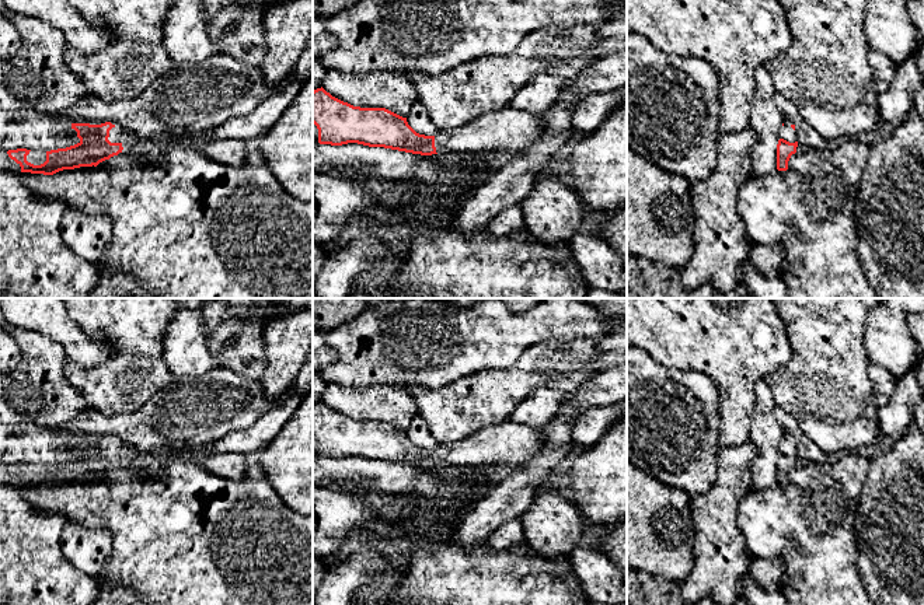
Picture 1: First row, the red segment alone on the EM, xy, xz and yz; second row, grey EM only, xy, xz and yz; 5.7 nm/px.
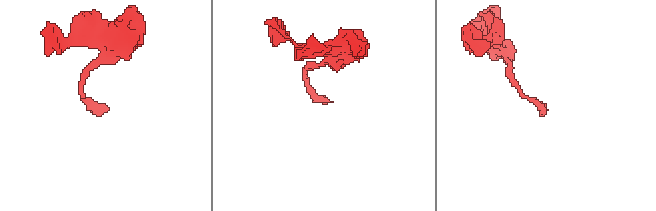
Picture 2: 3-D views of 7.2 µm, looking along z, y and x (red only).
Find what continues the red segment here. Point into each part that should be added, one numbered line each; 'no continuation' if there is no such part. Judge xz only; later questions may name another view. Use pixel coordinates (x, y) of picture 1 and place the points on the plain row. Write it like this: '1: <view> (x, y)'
1: xz (508, 443)

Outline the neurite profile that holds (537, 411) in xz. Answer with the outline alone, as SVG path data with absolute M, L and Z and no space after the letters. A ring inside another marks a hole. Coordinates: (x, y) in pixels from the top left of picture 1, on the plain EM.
M548 387L537 388L515 408L509 420L543 430L558 415L566 396L565 392Z

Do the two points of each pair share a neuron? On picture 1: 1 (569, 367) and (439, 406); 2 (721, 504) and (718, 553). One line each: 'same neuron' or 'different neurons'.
1: same neuron
2: same neuron

